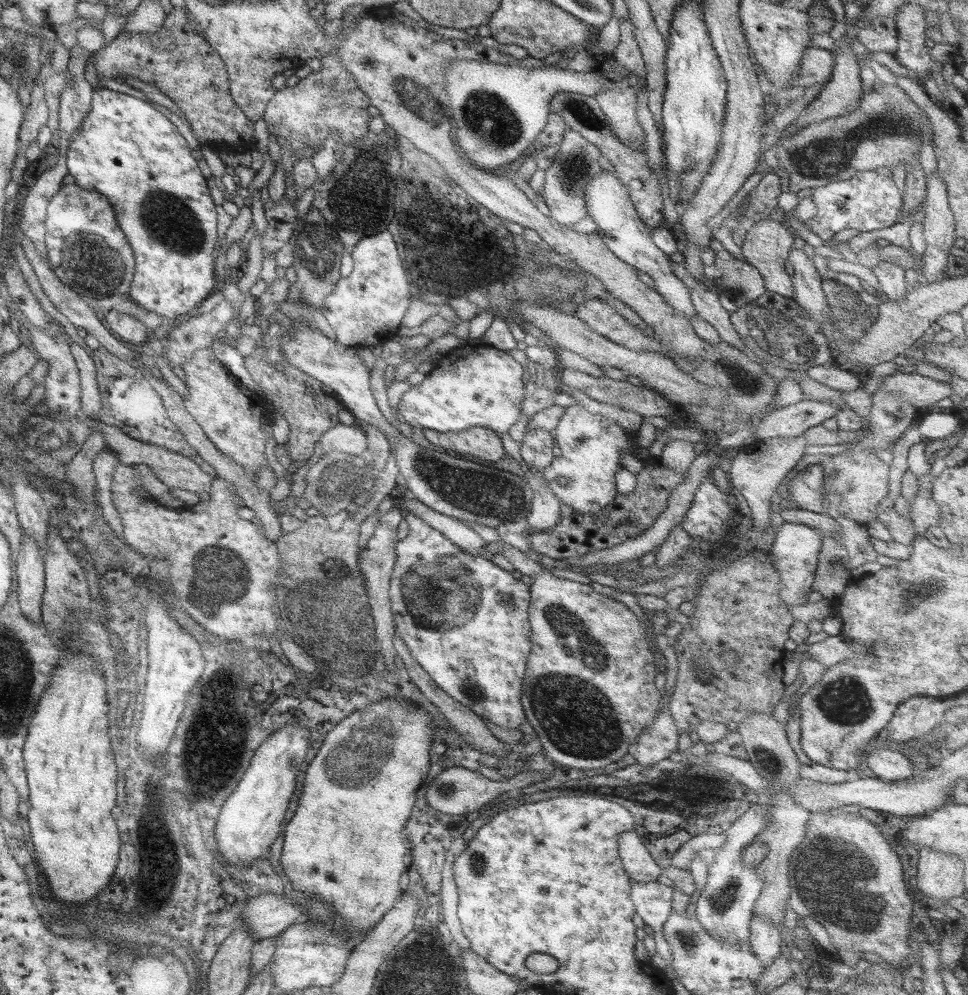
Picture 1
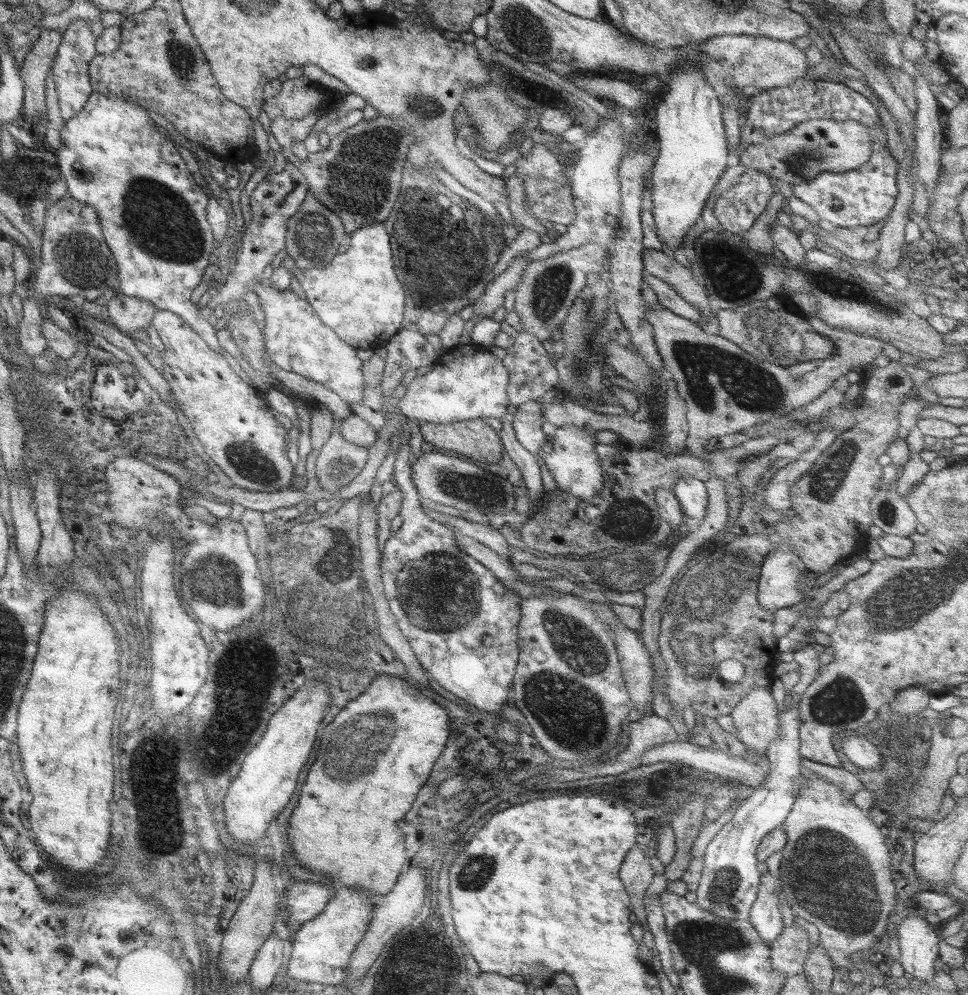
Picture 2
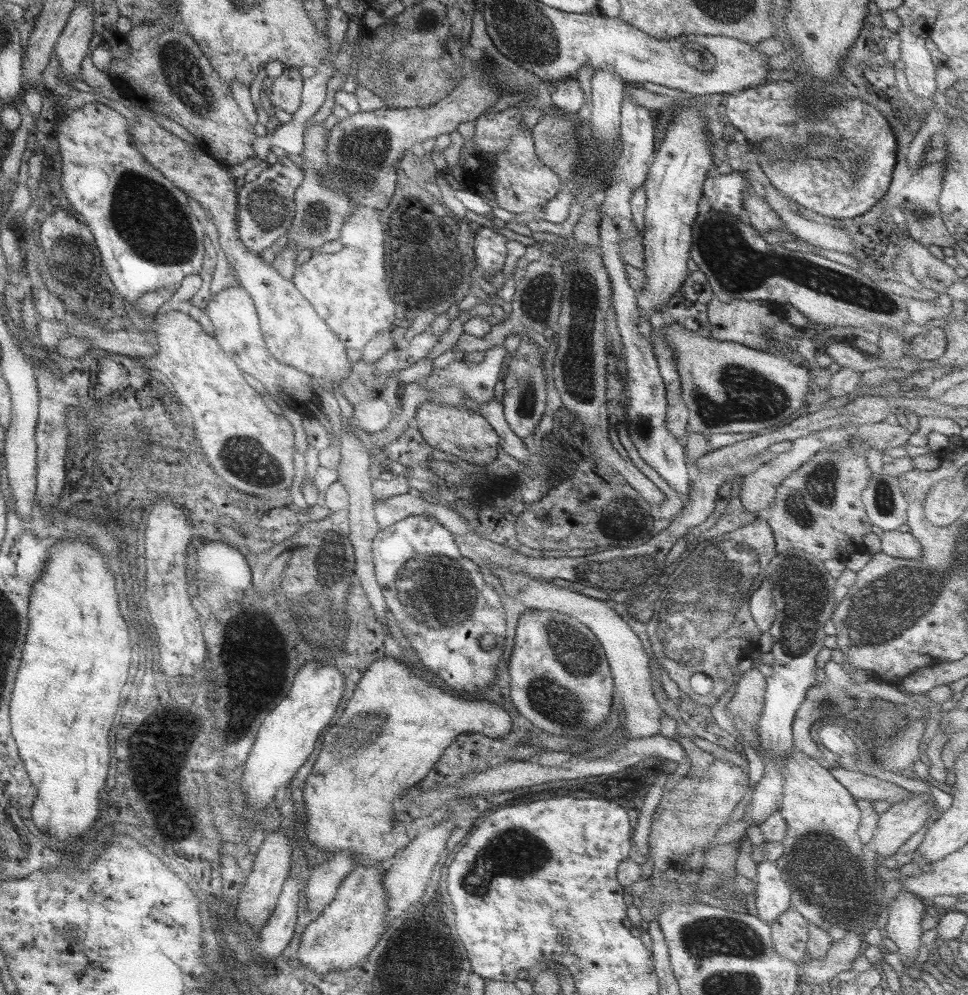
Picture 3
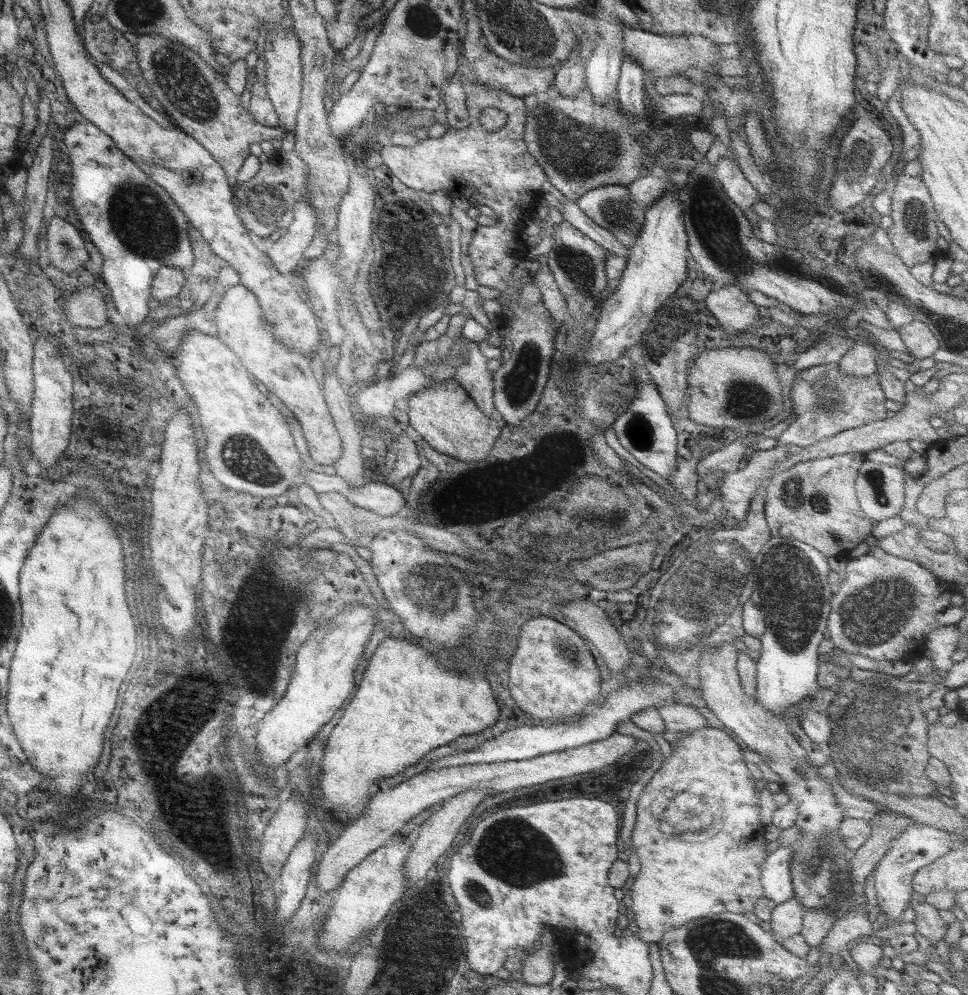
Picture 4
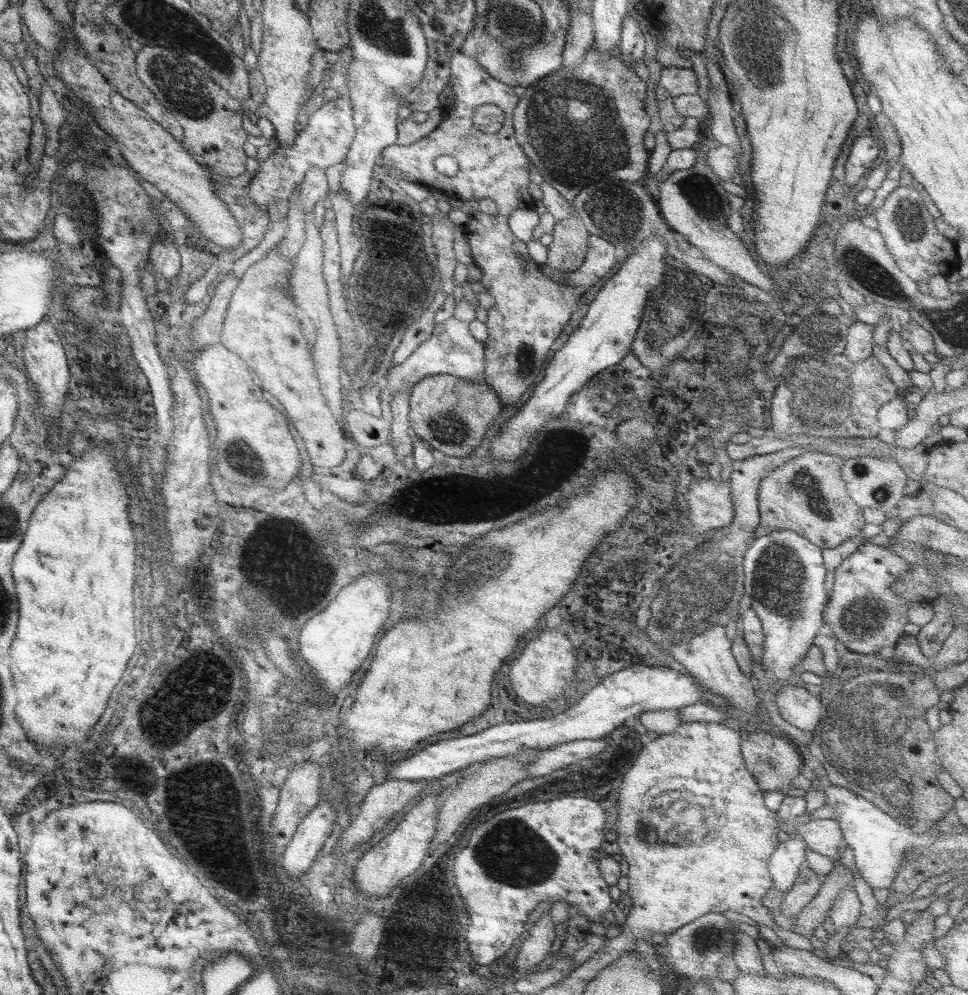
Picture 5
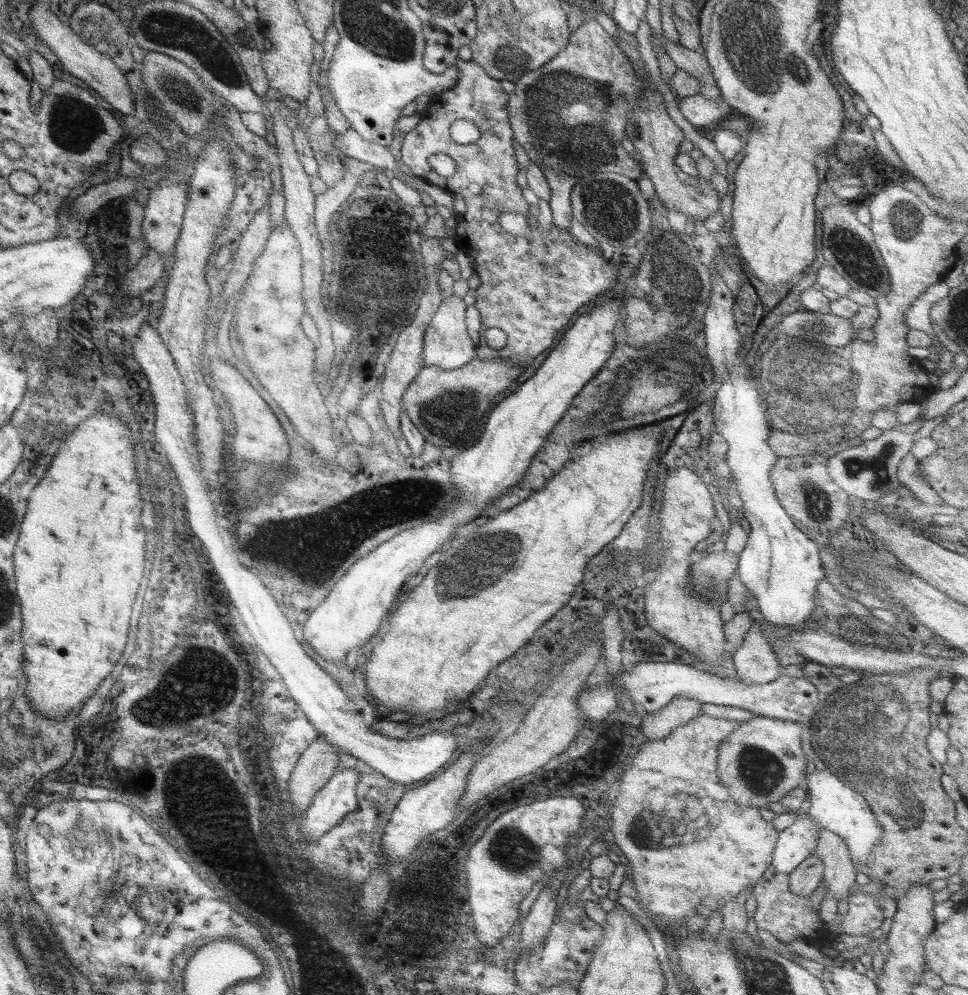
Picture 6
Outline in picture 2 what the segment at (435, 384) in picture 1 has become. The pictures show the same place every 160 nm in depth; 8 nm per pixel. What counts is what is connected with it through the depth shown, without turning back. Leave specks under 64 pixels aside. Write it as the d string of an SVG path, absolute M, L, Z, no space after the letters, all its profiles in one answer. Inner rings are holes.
M458 343L445 349L434 365L424 376L415 376L397 402L398 412L406 420L447 424L485 418L499 421L503 418L508 406L505 394L507 372L500 358L493 356L486 348Z

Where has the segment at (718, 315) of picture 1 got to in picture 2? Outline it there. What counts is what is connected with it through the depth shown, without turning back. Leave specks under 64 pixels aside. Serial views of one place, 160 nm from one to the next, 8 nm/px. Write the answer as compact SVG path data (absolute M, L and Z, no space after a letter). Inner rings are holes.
M643 248L643 274L654 276L668 284L685 302L696 308L703 316L715 321L715 312L709 304L705 286L698 284L691 270L683 267L673 256L652 248Z

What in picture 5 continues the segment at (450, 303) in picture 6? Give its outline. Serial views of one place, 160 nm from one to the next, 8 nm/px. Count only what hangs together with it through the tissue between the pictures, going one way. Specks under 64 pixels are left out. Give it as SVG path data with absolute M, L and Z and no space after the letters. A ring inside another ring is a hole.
M450 316L445 322L435 324L431 335L417 346L401 364L393 366L387 373L387 389L389 396L397 391L411 389L411 386L425 377L437 374L450 374L467 383L483 383L483 343L475 340L468 331L468 323Z

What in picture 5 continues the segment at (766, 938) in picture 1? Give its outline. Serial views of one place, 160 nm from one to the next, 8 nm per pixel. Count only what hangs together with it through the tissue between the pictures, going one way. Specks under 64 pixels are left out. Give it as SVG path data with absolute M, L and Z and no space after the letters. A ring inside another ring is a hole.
M789 837L786 842L777 844L767 864L767 871L775 890L784 894L791 888L799 868L805 861L806 850L807 847L801 838Z

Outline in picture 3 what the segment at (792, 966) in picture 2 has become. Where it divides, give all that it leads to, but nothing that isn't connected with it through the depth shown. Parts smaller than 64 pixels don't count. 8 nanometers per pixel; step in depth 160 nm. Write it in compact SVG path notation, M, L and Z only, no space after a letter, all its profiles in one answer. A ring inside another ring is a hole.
M789 908L769 926L775 952L797 965L801 964L806 952L808 923L793 908Z

